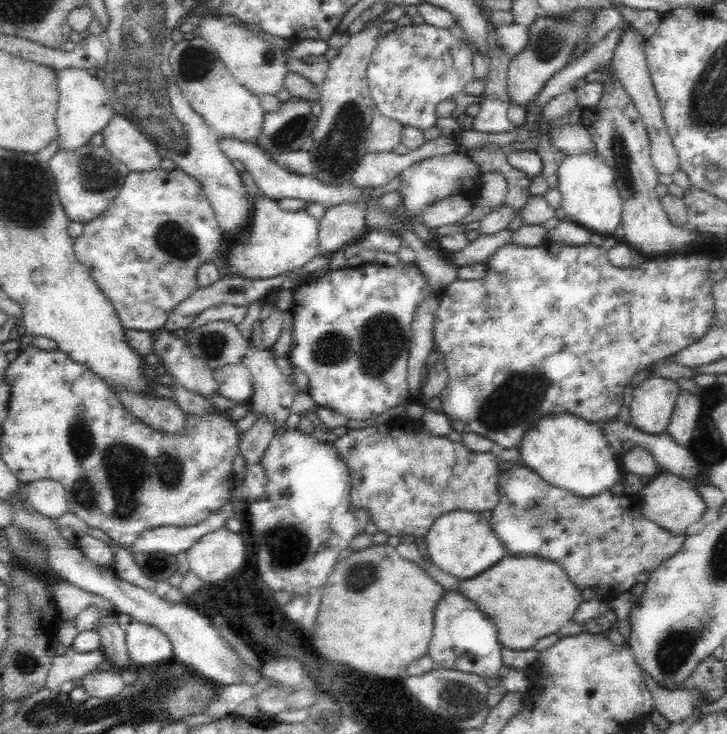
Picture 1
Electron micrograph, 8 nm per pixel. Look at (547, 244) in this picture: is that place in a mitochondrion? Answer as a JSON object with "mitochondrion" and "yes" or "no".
{"mitochondrion":"no"}

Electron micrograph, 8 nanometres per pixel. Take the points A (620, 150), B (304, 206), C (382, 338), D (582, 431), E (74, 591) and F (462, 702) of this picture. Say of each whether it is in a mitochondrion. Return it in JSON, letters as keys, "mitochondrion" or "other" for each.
{"A":"mitochondrion","B":"other","C":"mitochondrion","D":"other","E":"other","F":"mitochondrion"}

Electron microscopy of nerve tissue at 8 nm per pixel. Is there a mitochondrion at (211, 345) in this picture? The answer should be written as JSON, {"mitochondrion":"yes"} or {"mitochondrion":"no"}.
{"mitochondrion":"yes"}

